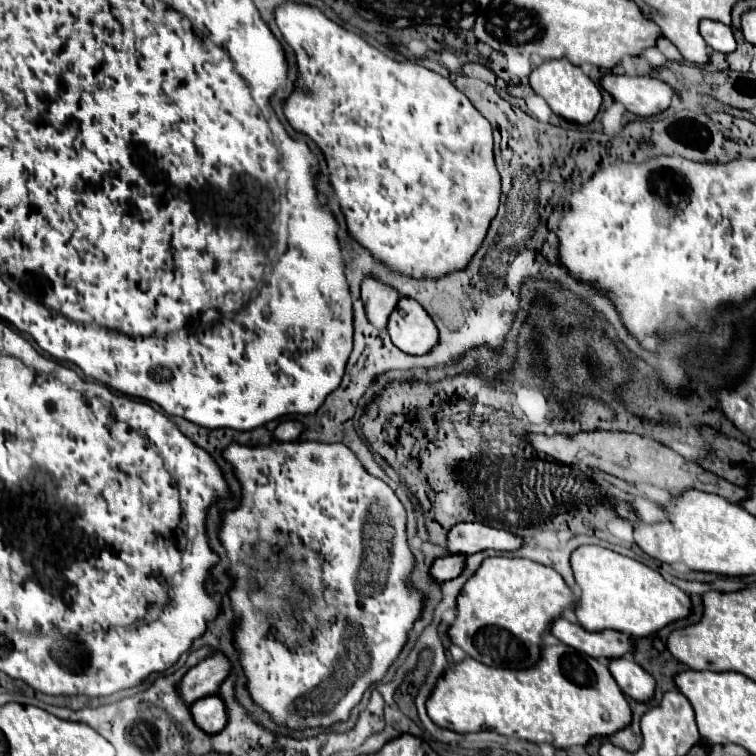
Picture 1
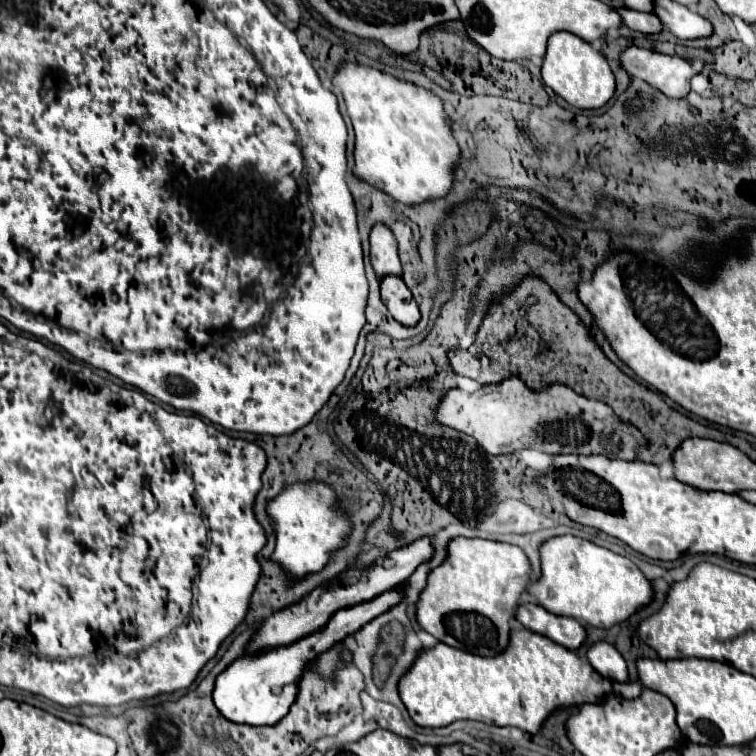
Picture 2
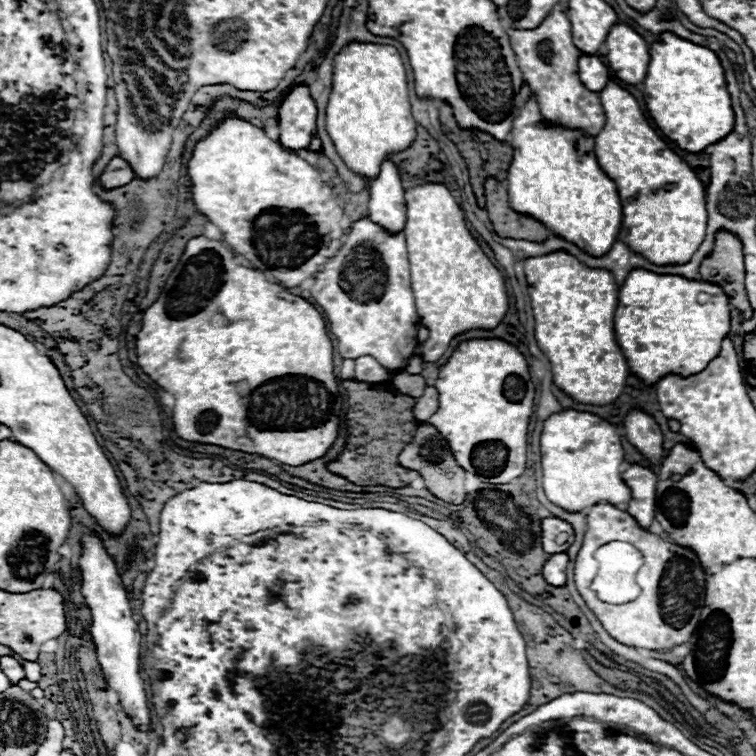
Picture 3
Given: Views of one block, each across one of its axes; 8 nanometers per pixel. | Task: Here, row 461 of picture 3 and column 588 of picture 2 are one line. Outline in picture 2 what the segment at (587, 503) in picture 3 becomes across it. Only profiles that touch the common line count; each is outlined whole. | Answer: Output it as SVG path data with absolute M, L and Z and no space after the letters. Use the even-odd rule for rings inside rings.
M556 536L540 544L542 576L528 586L528 594L552 614L576 618L594 628L624 622L652 600L650 580L628 558L576 536Z

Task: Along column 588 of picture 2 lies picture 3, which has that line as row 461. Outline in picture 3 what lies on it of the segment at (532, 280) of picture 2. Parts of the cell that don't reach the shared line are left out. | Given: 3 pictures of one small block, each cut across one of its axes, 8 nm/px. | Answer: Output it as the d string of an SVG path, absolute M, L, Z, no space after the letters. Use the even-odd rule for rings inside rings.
M342 380L340 382L348 392L348 406L346 412L346 424L348 424L348 442L344 452L338 456L338 460L328 464L328 470L334 474L340 474L348 478L350 482L358 486L392 486L392 488L404 488L420 474L414 470L406 470L398 464L398 454L414 440L416 428L420 422L414 418L412 408L416 404L416 398L392 394L390 390L366 384L366 382L352 382Z

